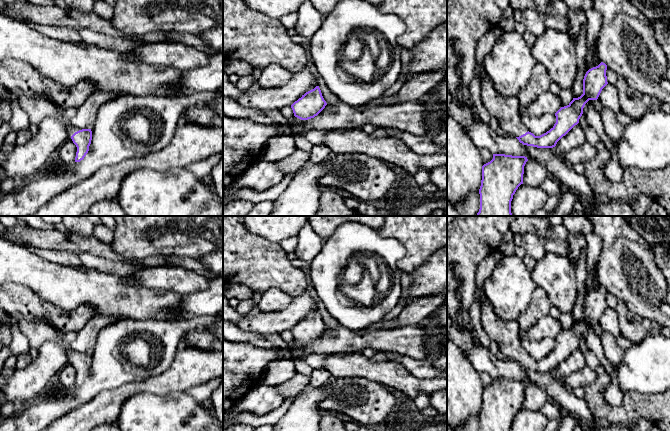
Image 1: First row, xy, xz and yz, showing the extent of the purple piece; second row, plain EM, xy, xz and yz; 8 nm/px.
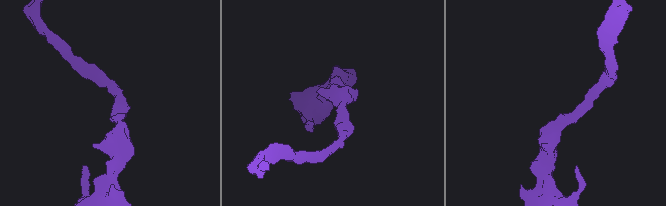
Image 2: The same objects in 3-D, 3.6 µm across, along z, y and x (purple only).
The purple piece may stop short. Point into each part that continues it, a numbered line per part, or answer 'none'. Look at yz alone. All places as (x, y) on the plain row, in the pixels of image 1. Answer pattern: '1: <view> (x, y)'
1: yz (507, 335)

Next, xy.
1: xy (70, 353)

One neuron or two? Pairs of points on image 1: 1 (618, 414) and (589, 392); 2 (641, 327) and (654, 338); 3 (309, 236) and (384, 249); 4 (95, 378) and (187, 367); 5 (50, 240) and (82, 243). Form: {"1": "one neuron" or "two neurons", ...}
{"1": "one neuron", "2": "two neurons", "3": "two neurons", "4": "two neurons", "5": "one neuron"}

